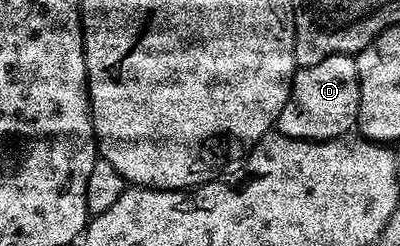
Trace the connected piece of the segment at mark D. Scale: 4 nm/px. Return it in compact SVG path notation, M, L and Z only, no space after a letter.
M330 56L313 66L299 68L291 80L291 93L279 115L277 130L298 140L332 140L346 136L356 127L359 119L359 75L355 56Z

